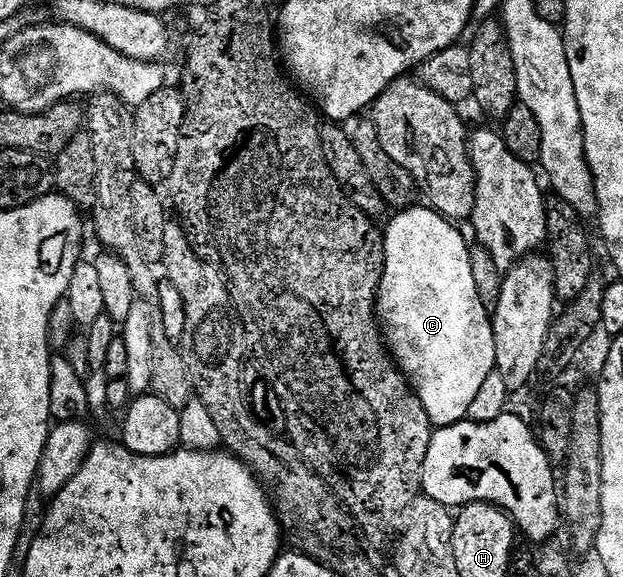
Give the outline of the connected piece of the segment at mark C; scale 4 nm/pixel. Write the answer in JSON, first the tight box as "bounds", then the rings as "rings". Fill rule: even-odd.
{"bounds":[375,207,497,426],"rings":[[[422,207],[405,208],[394,212],[389,226],[384,226],[383,236],[385,238],[385,270],[381,276],[381,287],[377,291],[377,308],[375,310],[379,318],[379,328],[383,334],[383,340],[397,366],[405,374],[410,385],[413,386],[418,399],[423,403],[430,421],[434,426],[454,425],[466,420],[469,416],[469,408],[479,395],[487,375],[495,372],[497,360],[495,359],[495,335],[493,334],[493,319],[490,310],[479,299],[479,291],[475,291],[475,279],[471,275],[471,259],[469,251],[470,242],[465,242],[465,237],[460,233],[458,226],[452,220],[446,220],[433,208]]]}

